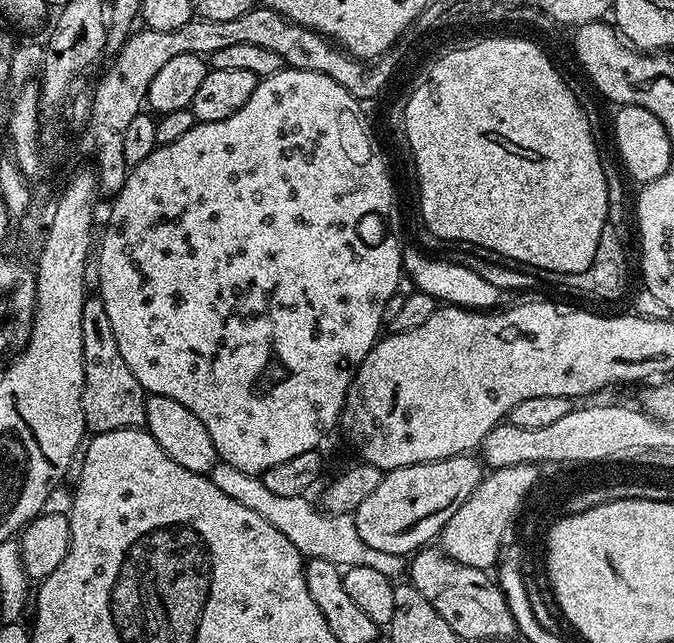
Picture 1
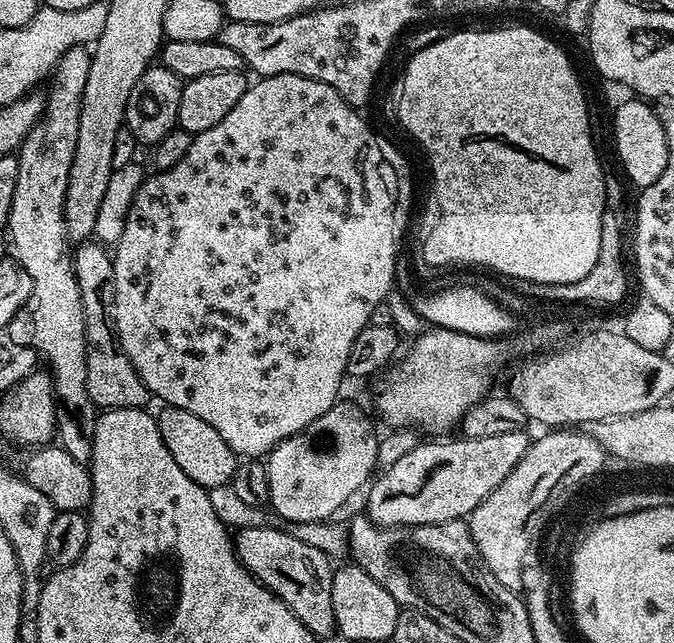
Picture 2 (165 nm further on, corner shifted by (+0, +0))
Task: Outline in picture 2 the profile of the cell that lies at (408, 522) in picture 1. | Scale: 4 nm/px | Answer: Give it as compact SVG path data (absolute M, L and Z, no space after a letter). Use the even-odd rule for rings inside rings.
M522 431L514 434L494 434L491 438L436 438L433 439L436 440L433 444L420 442L416 448L403 455L394 465L383 469L371 481L367 489L368 519L379 524L381 528L417 528L423 524L464 520L498 487L502 478L506 478L506 474L510 474L510 470L518 466L530 443L528 435L527 431Z

